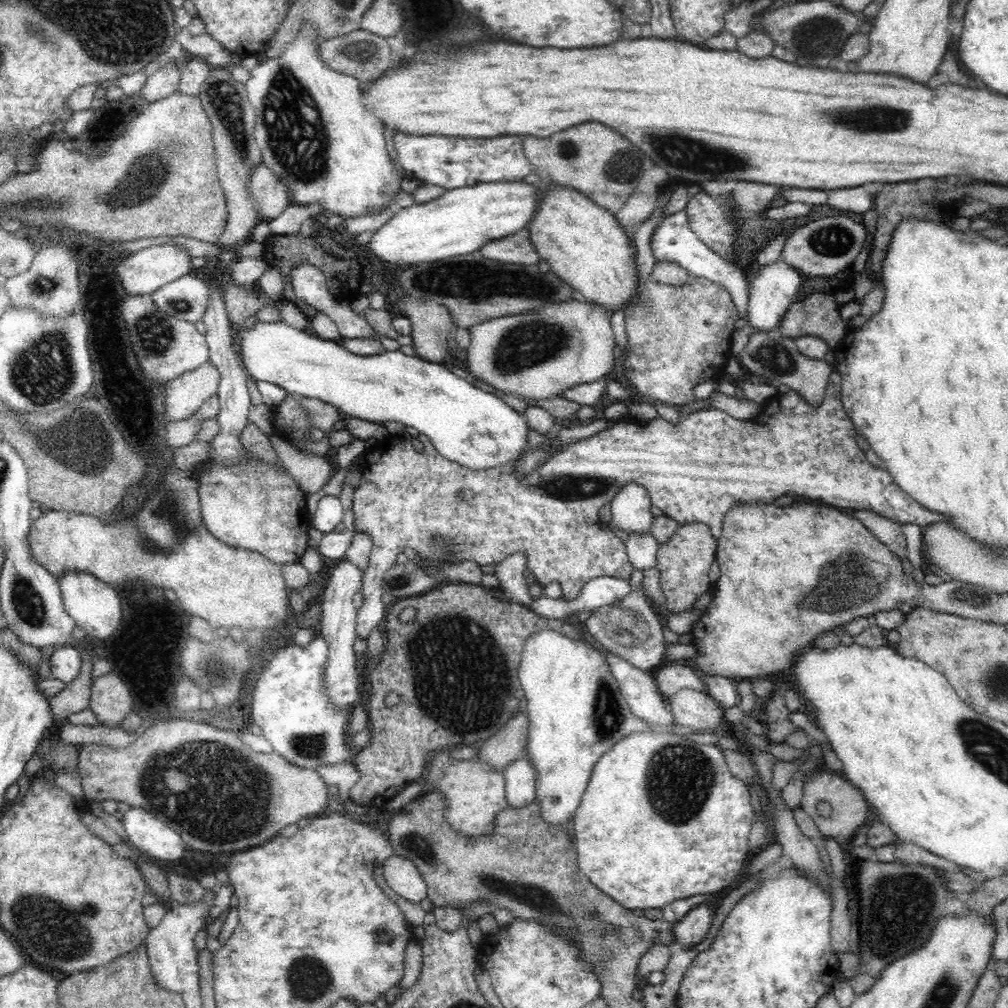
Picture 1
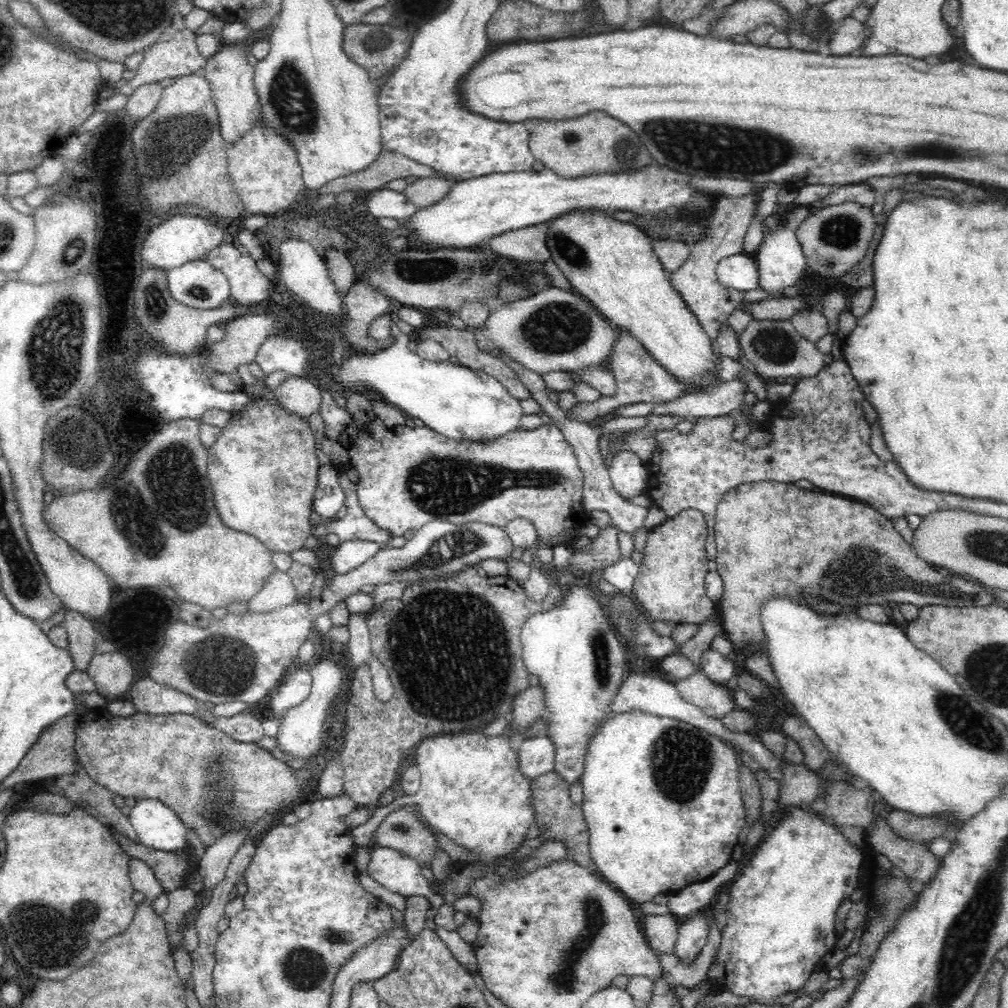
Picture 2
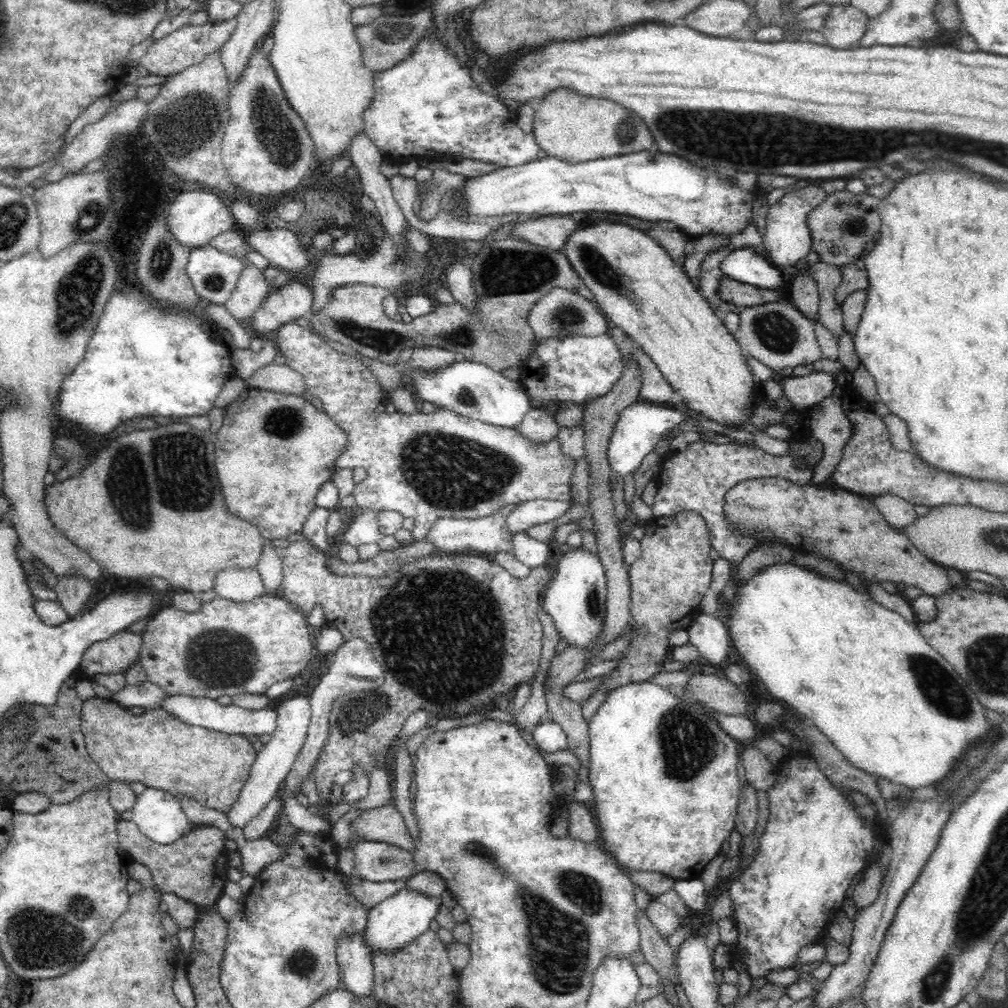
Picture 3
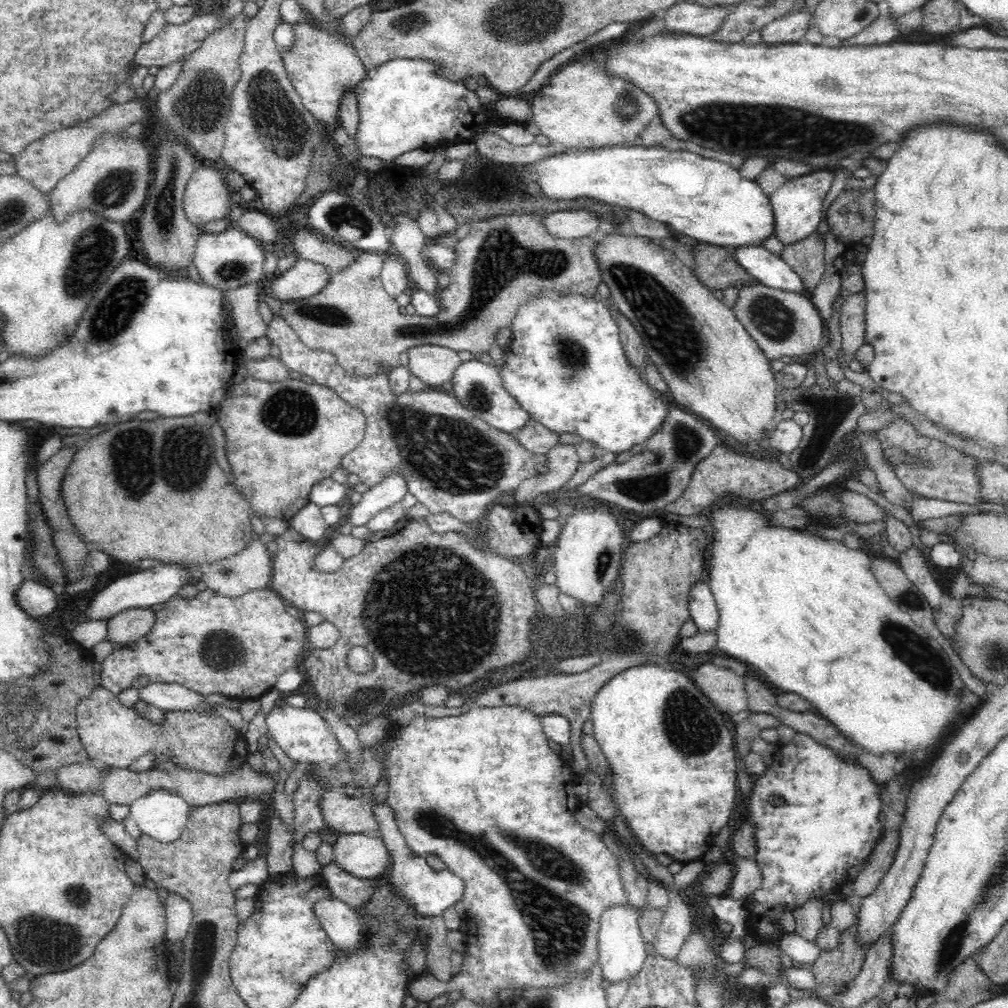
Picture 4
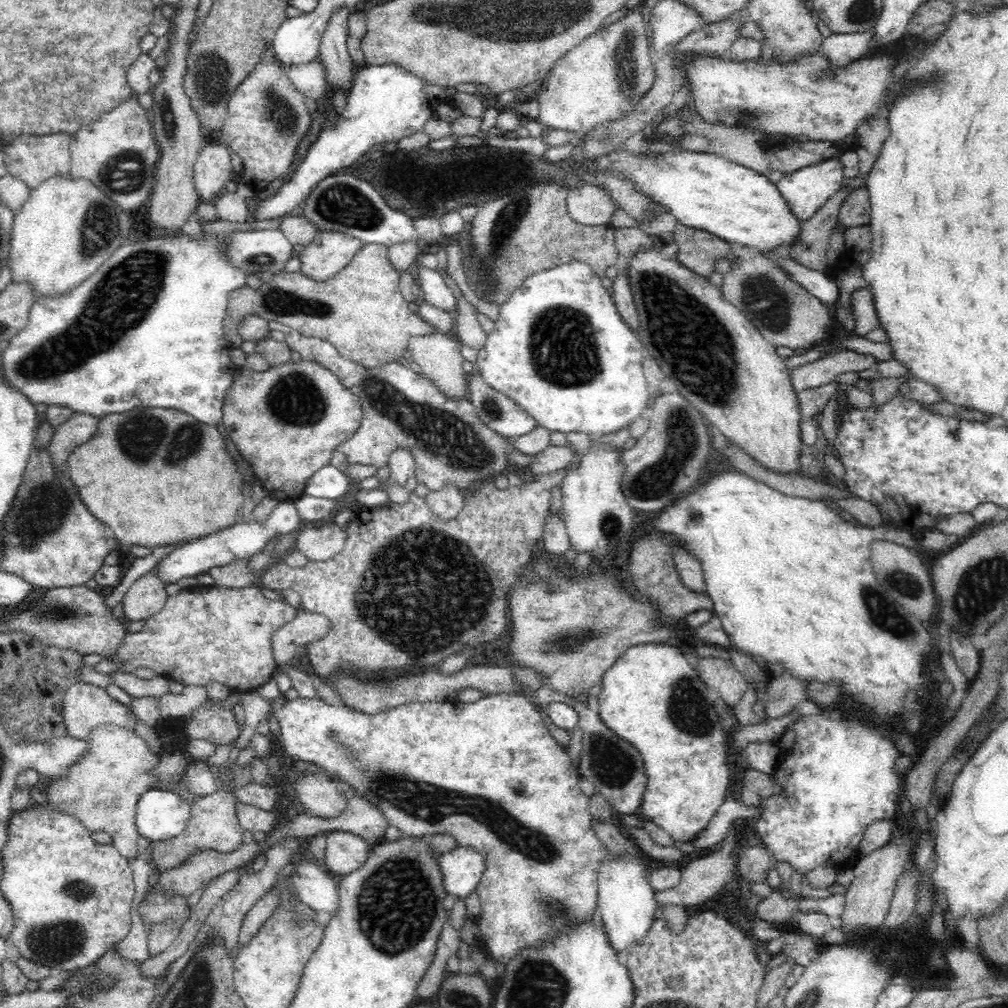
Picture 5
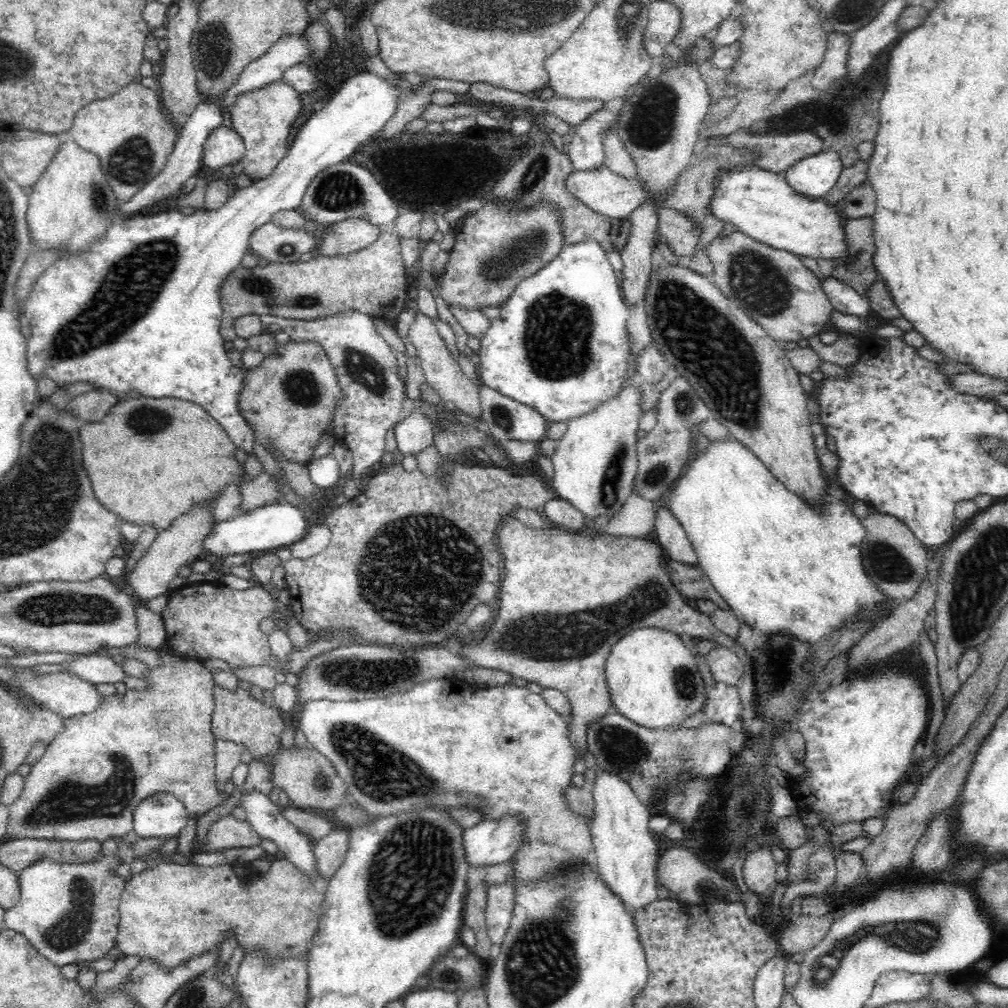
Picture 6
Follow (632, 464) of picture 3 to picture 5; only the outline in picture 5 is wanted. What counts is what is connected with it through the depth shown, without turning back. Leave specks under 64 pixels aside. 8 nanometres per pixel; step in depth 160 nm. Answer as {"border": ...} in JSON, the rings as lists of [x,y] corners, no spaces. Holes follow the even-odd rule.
{"border":[[[582,260],[564,263],[558,267],[546,269],[526,277],[526,280],[523,280],[523,283],[513,292],[510,300],[506,300],[506,304],[499,308],[500,318],[498,318],[498,324],[494,326],[494,332],[487,337],[486,346],[479,350],[477,354],[478,360],[475,368],[480,372],[483,380],[488,383],[488,386],[509,396],[516,404],[520,405],[520,408],[523,408],[532,416],[537,426],[543,426],[552,433],[572,434],[576,432],[578,434],[592,435],[596,438],[610,436],[610,434],[626,430],[633,422],[636,422],[636,419],[648,414],[650,405],[654,400],[655,394],[647,387],[643,372],[644,346],[619,316],[614,305],[613,296],[610,295],[606,288],[602,287],[600,279],[594,273],[593,268],[590,268],[589,264],[582,263]]]}

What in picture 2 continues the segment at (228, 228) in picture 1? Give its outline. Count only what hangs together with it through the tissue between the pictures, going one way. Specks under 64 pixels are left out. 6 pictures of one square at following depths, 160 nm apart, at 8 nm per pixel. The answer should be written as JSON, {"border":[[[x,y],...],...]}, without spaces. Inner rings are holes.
{"border":[[[230,44],[206,61],[201,70],[210,85],[211,98],[218,114],[220,136],[227,147],[237,143],[242,136],[246,136],[246,132],[250,132],[250,128],[254,128],[254,118],[259,114],[259,103],[253,83],[254,70],[246,64],[246,56],[248,44]]]}

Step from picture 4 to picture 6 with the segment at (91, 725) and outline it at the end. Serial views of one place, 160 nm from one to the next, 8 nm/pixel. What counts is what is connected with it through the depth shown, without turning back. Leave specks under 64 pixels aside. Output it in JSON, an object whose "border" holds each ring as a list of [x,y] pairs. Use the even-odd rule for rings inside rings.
{"border":[[[68,673],[46,674],[46,676],[18,674],[16,682],[39,707],[58,713],[63,719],[95,711],[101,705],[104,698],[104,696],[98,693],[95,684]]]}

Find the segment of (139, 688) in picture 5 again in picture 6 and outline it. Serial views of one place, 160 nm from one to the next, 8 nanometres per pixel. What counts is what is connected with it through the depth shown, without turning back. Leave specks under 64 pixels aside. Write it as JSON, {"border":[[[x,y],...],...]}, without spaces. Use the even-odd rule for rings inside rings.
{"border":[[[82,656],[79,660],[74,660],[64,664],[71,674],[91,682],[92,684],[115,684],[124,686],[126,674],[122,665],[114,663],[112,657]]]}

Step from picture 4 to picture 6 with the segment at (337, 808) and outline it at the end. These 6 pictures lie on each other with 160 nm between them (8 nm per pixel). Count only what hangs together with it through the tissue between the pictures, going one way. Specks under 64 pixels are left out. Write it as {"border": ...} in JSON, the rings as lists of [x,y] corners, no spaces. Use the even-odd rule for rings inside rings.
{"border":[[[290,748],[290,752],[280,754],[280,756],[267,756],[271,758],[273,764],[274,786],[278,786],[280,790],[284,790],[291,805],[300,810],[310,807],[312,809],[334,810],[345,804],[347,787],[344,781],[338,777],[334,765],[322,753],[318,753],[316,749],[300,750],[294,752]]]}

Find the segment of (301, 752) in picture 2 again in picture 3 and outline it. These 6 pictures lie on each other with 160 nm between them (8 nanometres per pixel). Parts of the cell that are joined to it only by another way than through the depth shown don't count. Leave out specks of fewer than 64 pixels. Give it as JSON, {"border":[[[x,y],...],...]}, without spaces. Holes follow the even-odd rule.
{"border":[[[297,696],[289,700],[286,699],[275,708],[275,712],[277,728],[274,728],[269,743],[265,744],[263,750],[257,754],[251,768],[250,778],[246,781],[246,788],[240,792],[238,802],[226,814],[228,822],[233,828],[244,830],[246,824],[252,822],[272,801],[280,784],[282,784],[298,754],[300,754],[307,737],[311,719],[311,704],[308,697]]]}

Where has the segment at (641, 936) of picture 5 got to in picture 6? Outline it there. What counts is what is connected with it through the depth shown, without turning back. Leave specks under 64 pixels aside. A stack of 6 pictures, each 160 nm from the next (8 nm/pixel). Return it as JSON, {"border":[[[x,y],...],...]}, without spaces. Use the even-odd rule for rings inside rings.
{"border":[[[598,772],[596,786],[594,786],[591,796],[596,802],[596,806],[594,806],[594,820],[588,824],[595,849],[595,866],[598,868],[598,875],[601,876],[606,887],[610,888],[610,891],[614,892],[614,895],[618,896],[618,899],[622,900],[622,903],[628,905],[629,910],[633,910],[636,914],[636,910],[654,902],[657,899],[656,892],[658,892],[658,846],[652,836],[652,830],[648,830],[650,814],[638,802],[638,798],[634,796],[634,792],[626,784],[626,780],[620,780],[616,776],[608,776],[608,772],[604,772],[604,774]]]}

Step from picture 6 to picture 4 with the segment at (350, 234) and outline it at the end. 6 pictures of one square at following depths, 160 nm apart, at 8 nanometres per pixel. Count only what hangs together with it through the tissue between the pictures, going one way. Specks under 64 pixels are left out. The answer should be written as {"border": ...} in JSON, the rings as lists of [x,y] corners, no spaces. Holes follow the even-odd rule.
{"border":[[[298,257],[290,269],[274,280],[270,287],[271,294],[282,304],[290,304],[294,300],[308,300],[316,297],[328,281],[329,272],[322,264]]]}

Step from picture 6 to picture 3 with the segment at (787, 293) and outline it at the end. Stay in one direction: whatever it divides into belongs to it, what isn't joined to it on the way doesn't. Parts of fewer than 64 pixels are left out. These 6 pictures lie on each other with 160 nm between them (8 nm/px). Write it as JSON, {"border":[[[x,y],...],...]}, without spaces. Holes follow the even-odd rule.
{"border":[[[778,300],[778,304],[758,305],[758,308],[745,308],[740,310],[739,316],[739,344],[771,371],[812,365],[823,358],[814,333],[815,324],[795,309],[790,300]]]}

